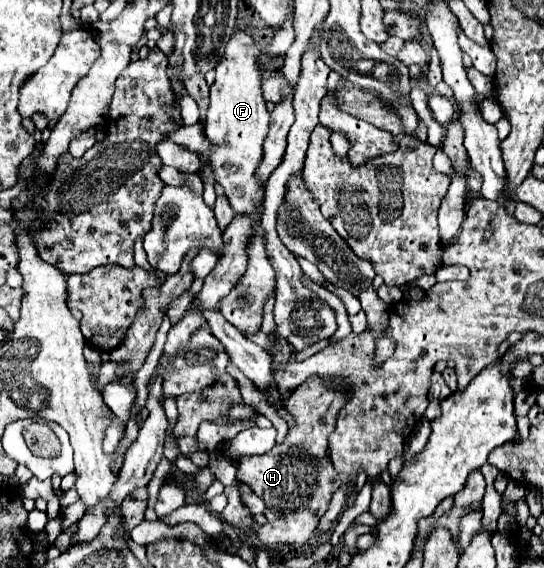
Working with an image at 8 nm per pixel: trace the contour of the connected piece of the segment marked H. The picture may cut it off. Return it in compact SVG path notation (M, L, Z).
M308 378L284 404L288 414L296 418L296 424L288 426L284 442L266 454L238 458L238 482L250 484L254 494L266 504L264 516L268 522L256 530L256 538L264 548L298 550L308 544L328 510L332 494L342 486L328 458L328 434L334 430L336 414L346 402L344 396L338 388L330 390L320 378Z

